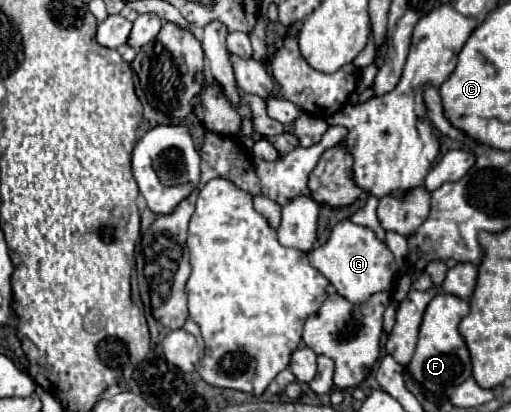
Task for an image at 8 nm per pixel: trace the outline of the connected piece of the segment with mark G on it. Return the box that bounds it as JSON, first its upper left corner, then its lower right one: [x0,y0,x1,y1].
[307,219,395,303]

